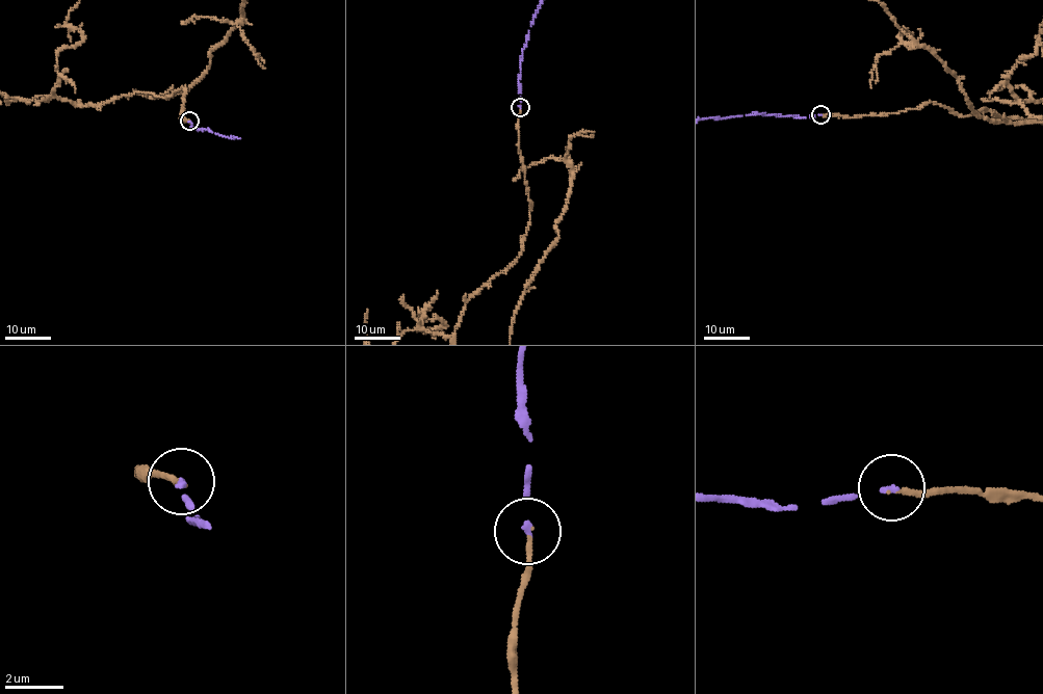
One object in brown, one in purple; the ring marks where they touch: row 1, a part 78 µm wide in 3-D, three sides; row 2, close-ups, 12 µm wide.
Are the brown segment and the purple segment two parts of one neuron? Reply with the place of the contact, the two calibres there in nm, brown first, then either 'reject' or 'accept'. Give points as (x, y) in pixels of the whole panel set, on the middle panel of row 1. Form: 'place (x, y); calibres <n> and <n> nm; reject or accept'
place (520, 107); calibres 160 and 160 nm; accept

